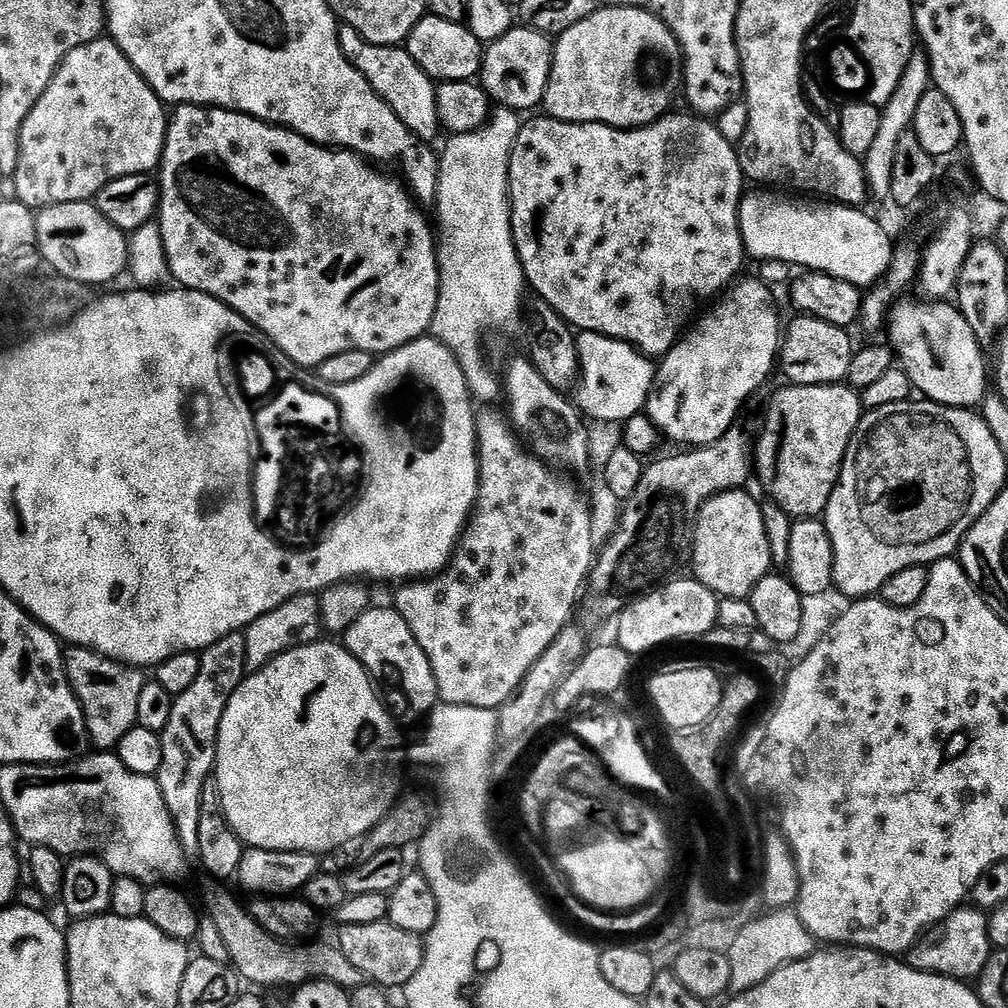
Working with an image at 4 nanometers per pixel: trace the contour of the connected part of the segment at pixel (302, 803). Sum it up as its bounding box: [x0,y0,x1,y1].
[214,642,406,854]

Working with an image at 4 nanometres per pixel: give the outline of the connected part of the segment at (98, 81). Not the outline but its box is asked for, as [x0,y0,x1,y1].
[14,38,170,210]

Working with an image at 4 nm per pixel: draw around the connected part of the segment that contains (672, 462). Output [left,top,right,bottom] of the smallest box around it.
[582,426,754,616]

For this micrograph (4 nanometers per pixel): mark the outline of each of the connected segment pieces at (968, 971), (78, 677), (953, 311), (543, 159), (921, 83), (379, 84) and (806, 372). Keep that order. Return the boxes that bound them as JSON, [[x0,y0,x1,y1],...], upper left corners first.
[[906,906,993,982],[64,646,146,750],[886,302,990,409],[508,114,746,358],[862,50,932,201],[340,26,442,142],[778,314,854,386]]

